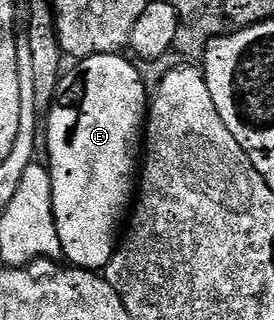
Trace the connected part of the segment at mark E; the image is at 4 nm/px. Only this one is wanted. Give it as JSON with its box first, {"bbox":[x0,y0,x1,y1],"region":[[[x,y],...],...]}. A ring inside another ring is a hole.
{"bbox":[44,53,148,272],"region":[[[122,53],[113,55],[93,55],[87,59],[75,62],[74,68],[67,70],[58,82],[58,88],[54,94],[54,103],[44,119],[44,139],[46,135],[46,151],[50,154],[48,166],[50,180],[52,181],[52,209],[56,221],[56,233],[60,237],[62,254],[67,264],[82,268],[83,271],[101,272],[109,265],[114,250],[120,245],[120,228],[127,218],[132,207],[132,200],[136,195],[136,172],[140,167],[140,152],[144,147],[144,124],[148,114],[148,88],[142,83],[142,72],[133,63],[126,60]]]}

